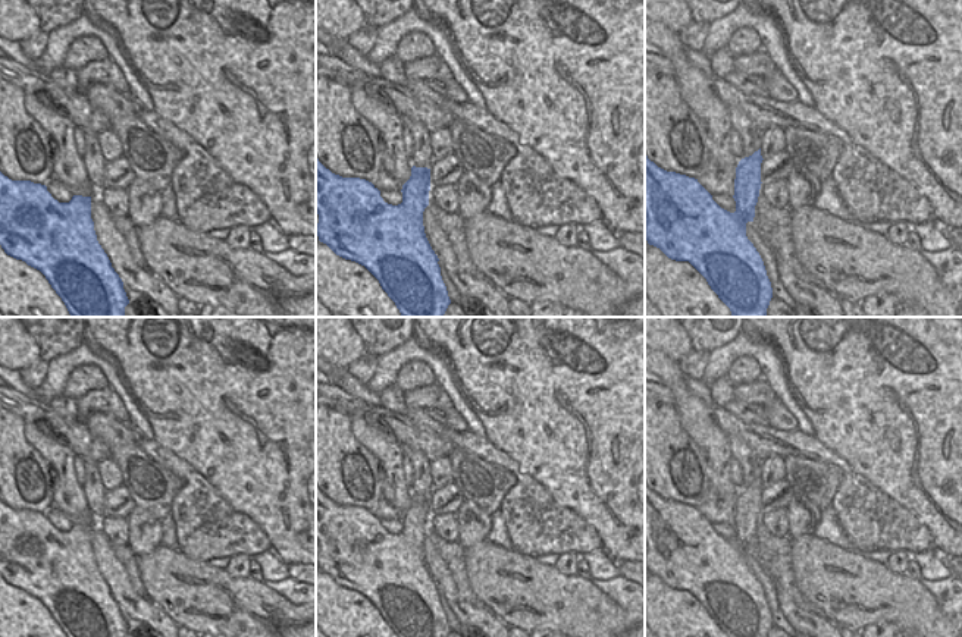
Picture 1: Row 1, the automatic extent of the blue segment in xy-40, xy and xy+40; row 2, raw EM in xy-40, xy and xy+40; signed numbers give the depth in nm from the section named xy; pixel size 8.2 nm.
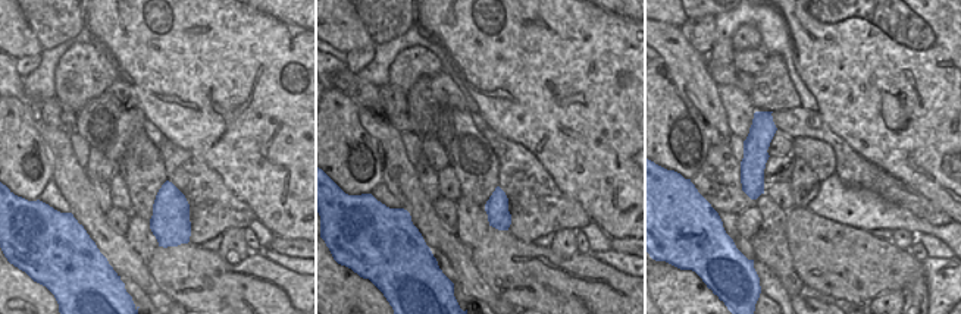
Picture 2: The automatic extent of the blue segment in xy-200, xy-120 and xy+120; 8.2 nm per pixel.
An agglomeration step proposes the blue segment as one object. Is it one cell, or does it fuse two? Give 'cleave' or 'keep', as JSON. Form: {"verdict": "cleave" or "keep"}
{"verdict": "keep"}

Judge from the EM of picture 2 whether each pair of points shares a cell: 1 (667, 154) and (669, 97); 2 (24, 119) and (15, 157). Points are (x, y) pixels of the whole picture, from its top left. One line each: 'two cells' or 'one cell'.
1: one cell
2: one cell

